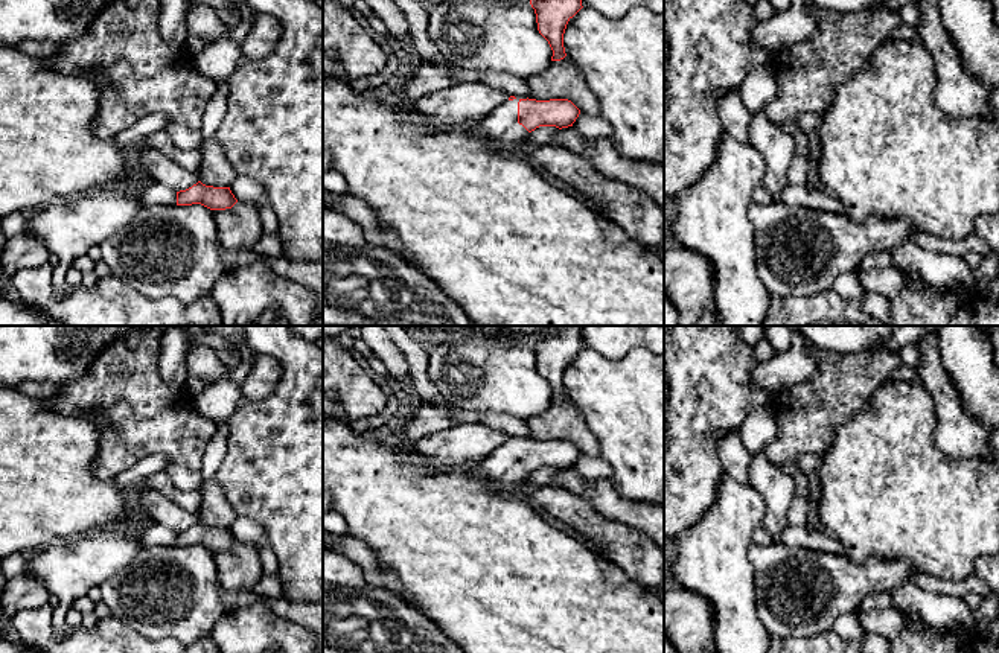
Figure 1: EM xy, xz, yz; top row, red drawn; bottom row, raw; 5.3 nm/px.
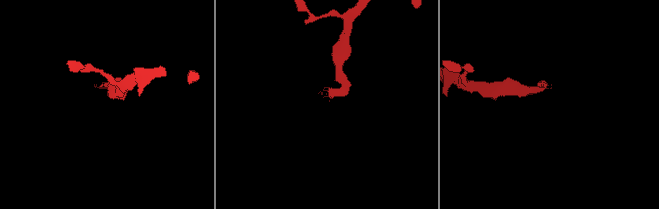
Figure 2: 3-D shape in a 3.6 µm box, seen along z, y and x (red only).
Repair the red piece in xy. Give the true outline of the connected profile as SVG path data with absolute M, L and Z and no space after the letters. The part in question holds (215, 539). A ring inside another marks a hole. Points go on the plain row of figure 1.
M201 522L186 531L174 531L161 524L152 524L142 536L140 546L192 546L201 545L210 551L231 549L238 540L230 528L206 527Z

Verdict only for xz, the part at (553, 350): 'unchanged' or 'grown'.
unchanged

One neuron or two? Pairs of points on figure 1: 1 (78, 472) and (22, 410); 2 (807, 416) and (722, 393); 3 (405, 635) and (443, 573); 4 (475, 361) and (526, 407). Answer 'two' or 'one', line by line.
1: one
2: two
3: two
4: one

